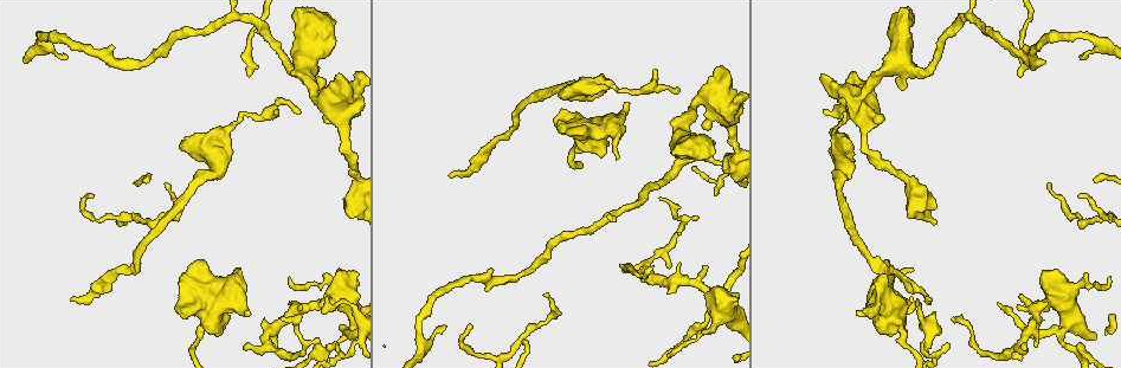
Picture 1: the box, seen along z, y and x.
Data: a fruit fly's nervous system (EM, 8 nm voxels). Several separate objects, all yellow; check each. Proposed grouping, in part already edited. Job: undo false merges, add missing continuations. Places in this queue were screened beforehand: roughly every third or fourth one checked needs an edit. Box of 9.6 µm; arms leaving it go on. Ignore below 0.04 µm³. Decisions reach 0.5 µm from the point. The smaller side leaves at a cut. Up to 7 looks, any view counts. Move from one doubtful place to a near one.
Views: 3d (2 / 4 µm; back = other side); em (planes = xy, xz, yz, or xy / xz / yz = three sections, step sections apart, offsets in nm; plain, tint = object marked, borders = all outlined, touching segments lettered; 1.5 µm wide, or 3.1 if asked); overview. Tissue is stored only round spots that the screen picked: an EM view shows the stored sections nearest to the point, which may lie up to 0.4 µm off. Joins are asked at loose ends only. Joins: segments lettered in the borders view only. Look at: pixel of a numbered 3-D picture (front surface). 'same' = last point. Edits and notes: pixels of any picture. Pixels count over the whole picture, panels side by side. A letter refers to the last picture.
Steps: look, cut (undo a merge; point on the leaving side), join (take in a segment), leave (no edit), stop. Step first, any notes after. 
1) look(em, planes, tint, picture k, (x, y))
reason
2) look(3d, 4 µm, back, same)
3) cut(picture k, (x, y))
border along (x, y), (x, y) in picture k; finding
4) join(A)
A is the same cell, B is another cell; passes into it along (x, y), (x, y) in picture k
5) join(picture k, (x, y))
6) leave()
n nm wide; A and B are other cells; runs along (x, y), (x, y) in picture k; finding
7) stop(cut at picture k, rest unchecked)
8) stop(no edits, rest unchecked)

look(3d, 4 µm, picture 1, (857, 311))
an open end

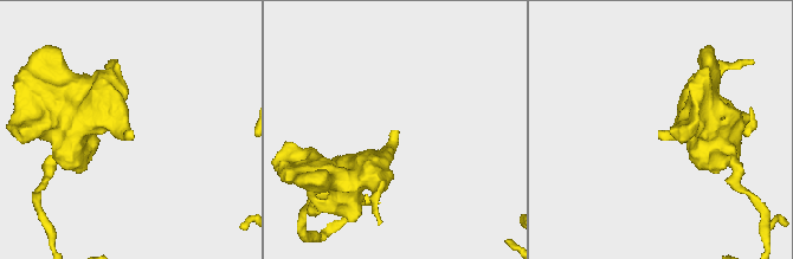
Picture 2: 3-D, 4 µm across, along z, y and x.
look(em, xy, step 4, tint, picture 2, (392, 131))
need the tissue

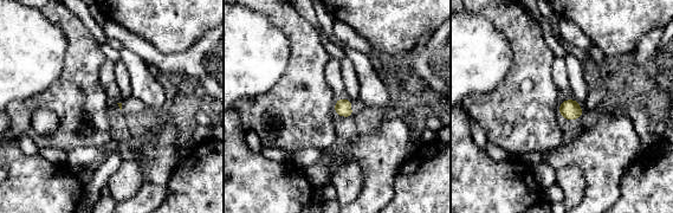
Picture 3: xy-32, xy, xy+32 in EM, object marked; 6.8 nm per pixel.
look(em, planes, borders, same)
another direction

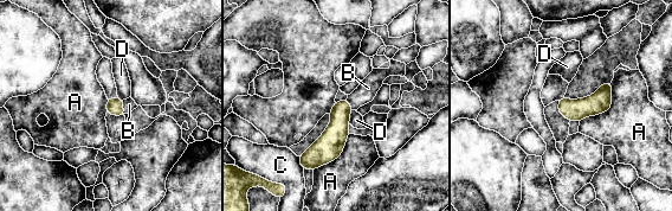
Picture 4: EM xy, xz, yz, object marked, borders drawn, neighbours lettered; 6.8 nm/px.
join(B)
110 nm wide; B is the same cell, A, C and D are other cells; the cell continues

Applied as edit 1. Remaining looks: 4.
look(em, xz, step 8, tint, picture 1, (826, 77))
thick end

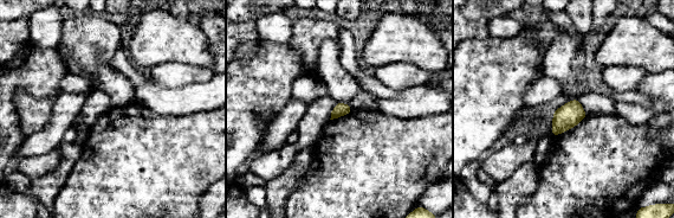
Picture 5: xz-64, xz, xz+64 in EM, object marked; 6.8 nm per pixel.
look(em, planes, borders, same)
another direction

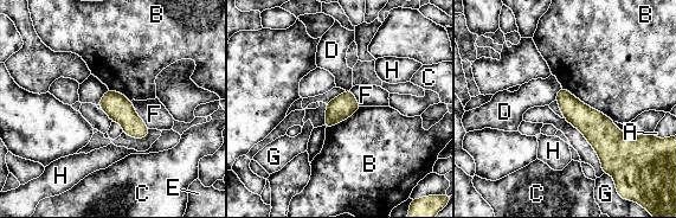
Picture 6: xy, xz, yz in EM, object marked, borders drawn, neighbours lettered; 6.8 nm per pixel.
leave()
A, B, C, D, E, F, G and H are other cells; border along (562, 87), (613, 122) in picture 6; none of them fits

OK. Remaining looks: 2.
look(em, planes, borders, picture 1, (824, 110))
an open end

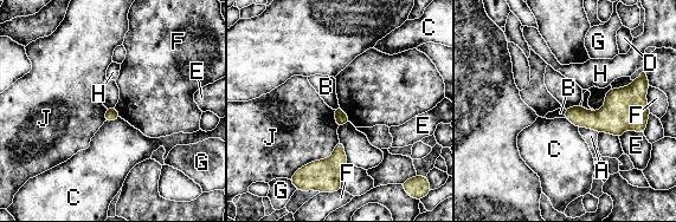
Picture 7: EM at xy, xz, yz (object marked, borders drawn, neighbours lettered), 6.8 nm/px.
leave()
90 nm wide; A, B, C, D, E, F, G, H and J are other cells; none of them fits

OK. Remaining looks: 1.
stop(join at picture 4, rest unchecked)

